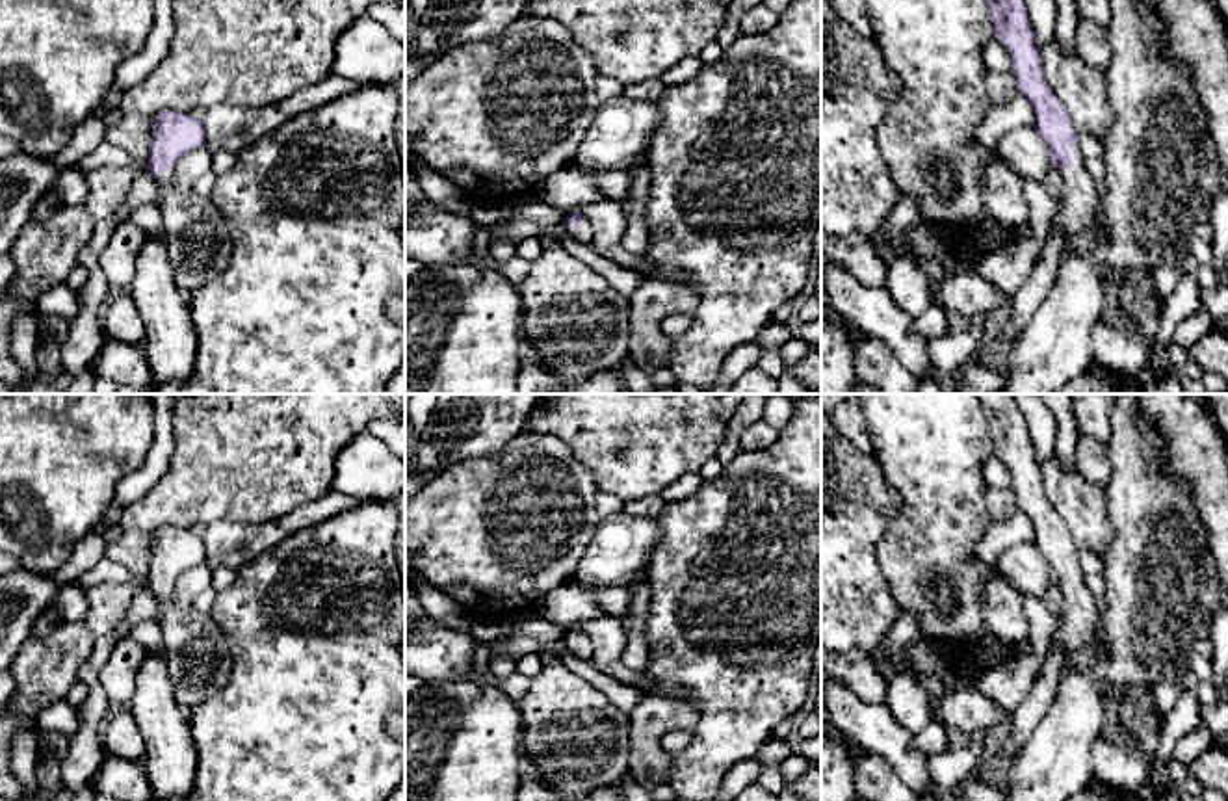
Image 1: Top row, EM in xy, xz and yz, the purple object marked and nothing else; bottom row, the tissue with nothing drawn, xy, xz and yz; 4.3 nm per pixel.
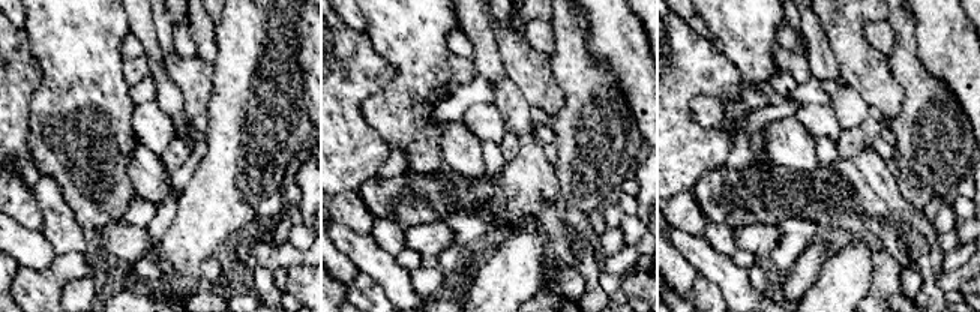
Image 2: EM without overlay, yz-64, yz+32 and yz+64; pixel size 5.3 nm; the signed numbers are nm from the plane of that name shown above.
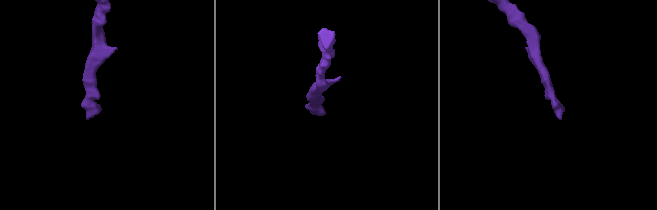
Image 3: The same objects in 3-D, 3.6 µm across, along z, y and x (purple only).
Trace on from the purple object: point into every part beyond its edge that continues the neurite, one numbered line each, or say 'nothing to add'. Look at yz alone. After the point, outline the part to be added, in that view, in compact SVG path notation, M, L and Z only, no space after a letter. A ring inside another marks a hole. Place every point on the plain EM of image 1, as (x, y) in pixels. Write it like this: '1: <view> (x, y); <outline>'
1: yz (1078, 623); M1074 561L1072 565L1072 584L1063 585L1061 591L1063 610L1057 617L1057 628L1050 643L1050 652L1055 647L1063 647L1066 650L1068 658L1061 669L1063 675L1065 667L1070 663L1070 656L1089 641L1102 641L1104 632L1100 626L1100 608L1096 597L1085 585L1085 574L1079 561Z

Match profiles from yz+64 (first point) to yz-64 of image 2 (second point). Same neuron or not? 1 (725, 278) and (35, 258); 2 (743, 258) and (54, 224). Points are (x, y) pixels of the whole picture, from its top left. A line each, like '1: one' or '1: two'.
1: one
2: two

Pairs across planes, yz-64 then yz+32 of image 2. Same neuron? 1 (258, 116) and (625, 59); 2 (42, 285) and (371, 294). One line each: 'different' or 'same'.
1: different
2: same

